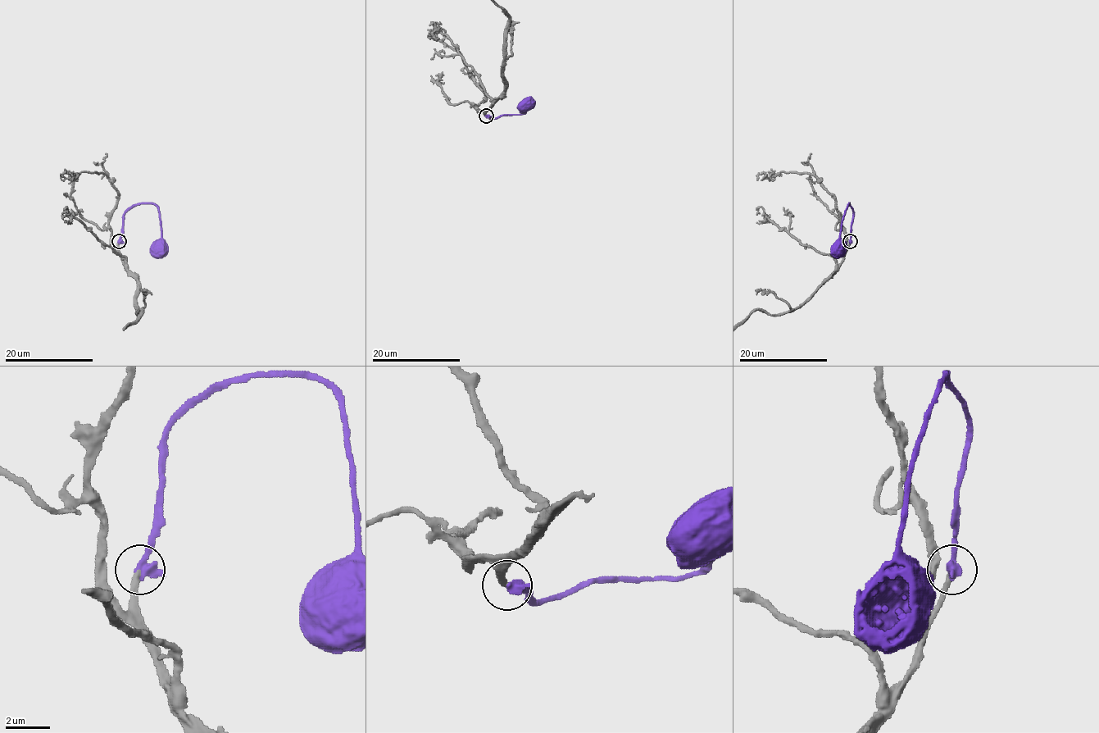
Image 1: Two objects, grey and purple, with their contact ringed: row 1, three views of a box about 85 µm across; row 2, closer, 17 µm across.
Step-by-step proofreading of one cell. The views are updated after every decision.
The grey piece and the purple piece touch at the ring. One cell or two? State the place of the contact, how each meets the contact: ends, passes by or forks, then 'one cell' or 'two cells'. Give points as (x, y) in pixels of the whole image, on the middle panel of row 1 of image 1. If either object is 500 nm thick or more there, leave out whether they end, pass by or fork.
(486, 116) | one cell

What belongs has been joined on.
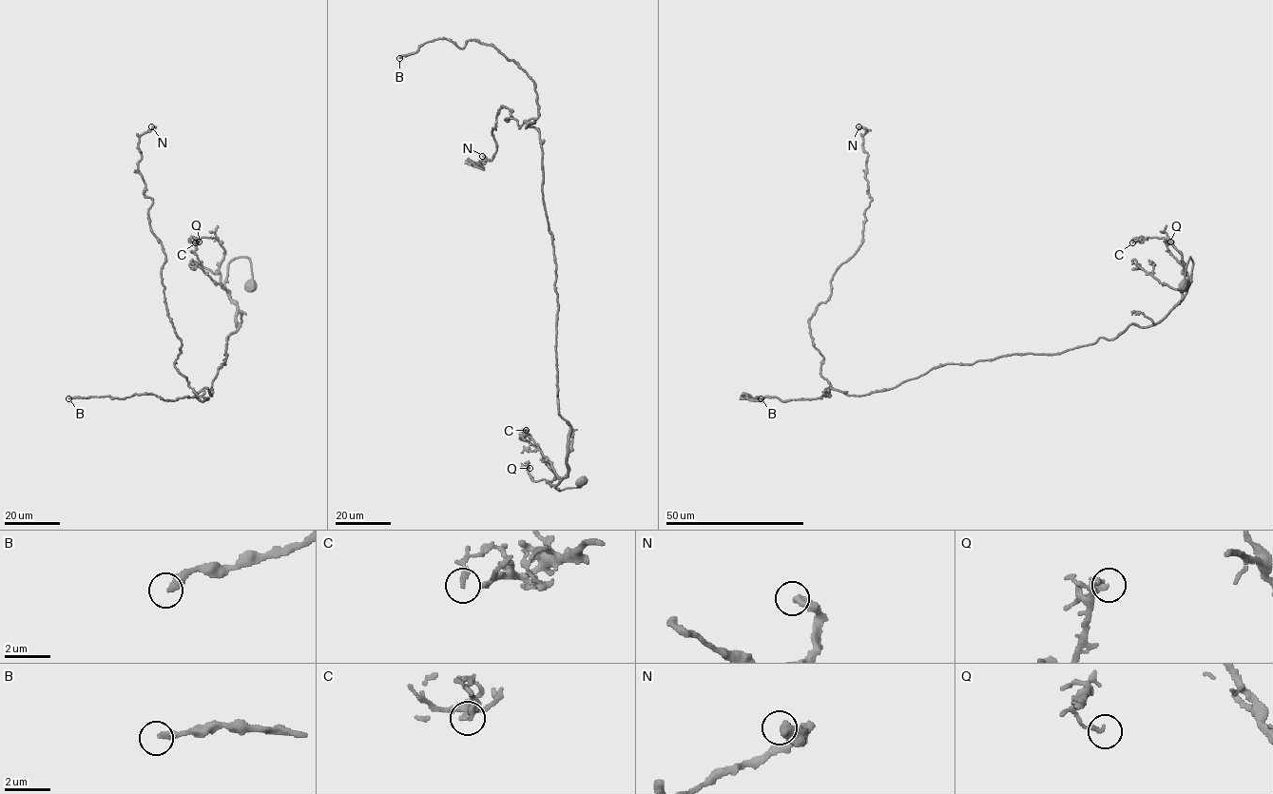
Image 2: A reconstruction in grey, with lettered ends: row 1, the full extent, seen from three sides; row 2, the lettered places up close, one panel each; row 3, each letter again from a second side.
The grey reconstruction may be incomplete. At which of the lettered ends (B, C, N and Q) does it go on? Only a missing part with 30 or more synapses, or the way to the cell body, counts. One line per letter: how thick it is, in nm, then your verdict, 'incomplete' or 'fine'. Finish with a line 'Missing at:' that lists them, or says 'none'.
B: 280 nm thick; incomplete
C: 170 nm thick; fine
N: 420 nm thick; fine
Q: 200 nm thick; fine
Missing at: B

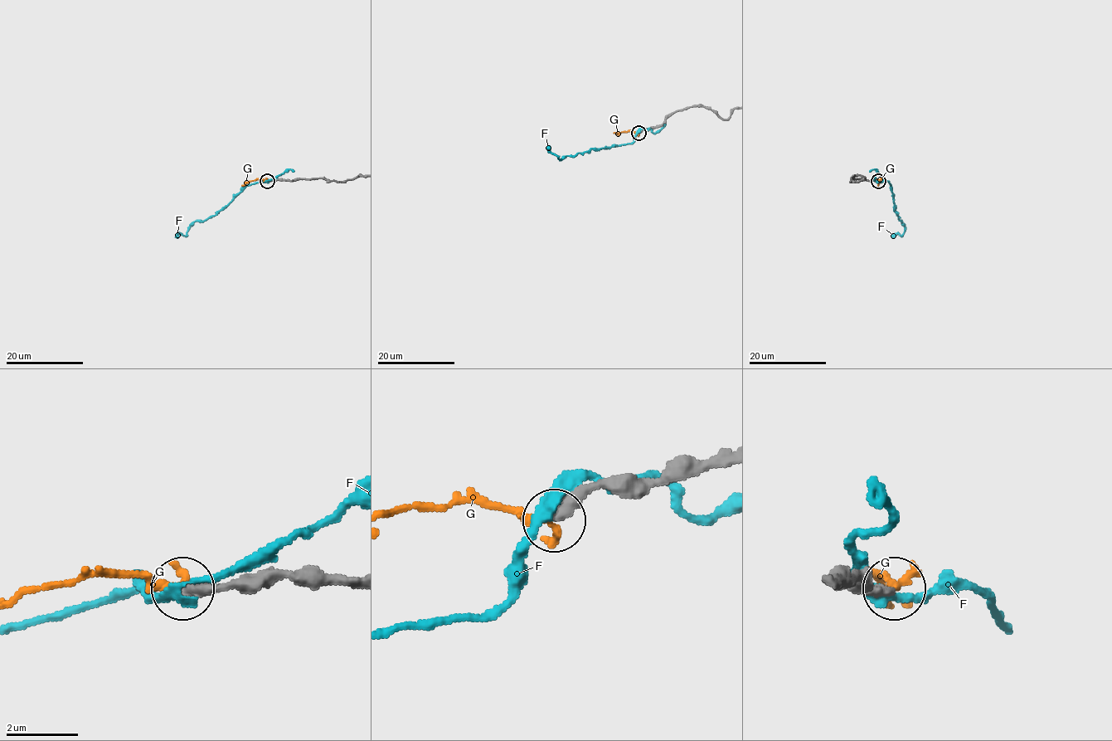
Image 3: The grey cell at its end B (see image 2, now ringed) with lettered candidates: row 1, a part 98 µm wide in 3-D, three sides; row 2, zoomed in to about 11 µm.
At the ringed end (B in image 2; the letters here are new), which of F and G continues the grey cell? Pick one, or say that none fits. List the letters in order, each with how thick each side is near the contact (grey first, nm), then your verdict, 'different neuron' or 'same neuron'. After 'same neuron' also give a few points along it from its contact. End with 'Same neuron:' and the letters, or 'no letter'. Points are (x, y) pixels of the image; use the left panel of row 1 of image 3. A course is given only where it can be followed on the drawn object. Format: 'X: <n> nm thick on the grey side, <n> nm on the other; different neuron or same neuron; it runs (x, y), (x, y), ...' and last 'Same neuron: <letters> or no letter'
F: 360 nm thick on the grey side, 380 nm on the other; different neuron
G: 280 nm thick on the grey side, 320 nm on the other; different neuron
Same neuron: no letter

